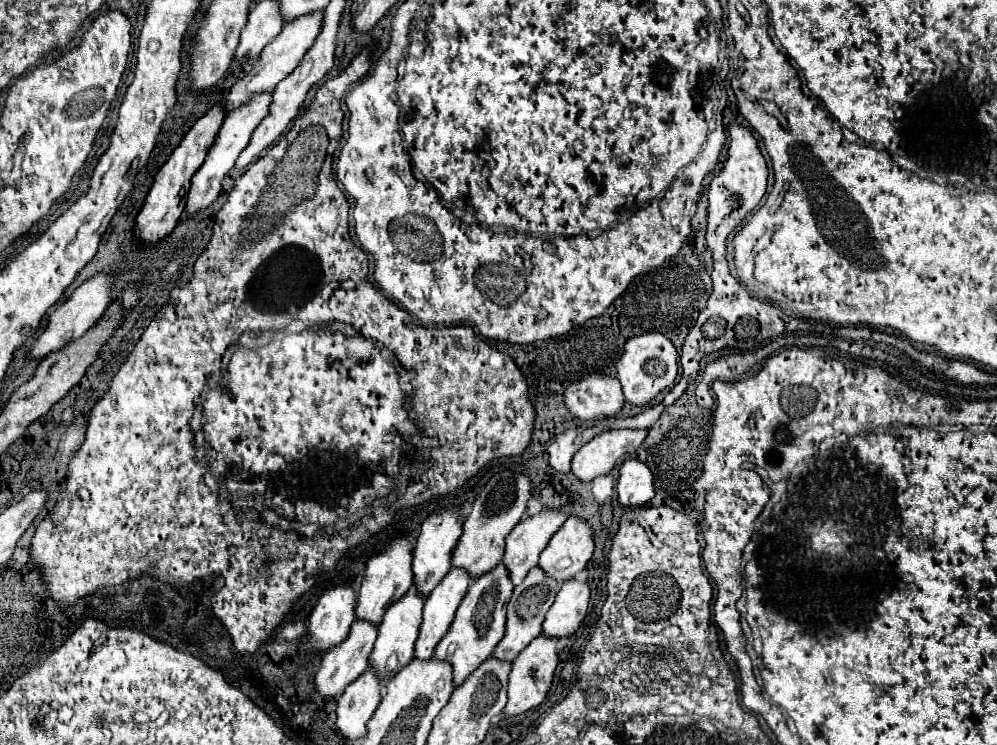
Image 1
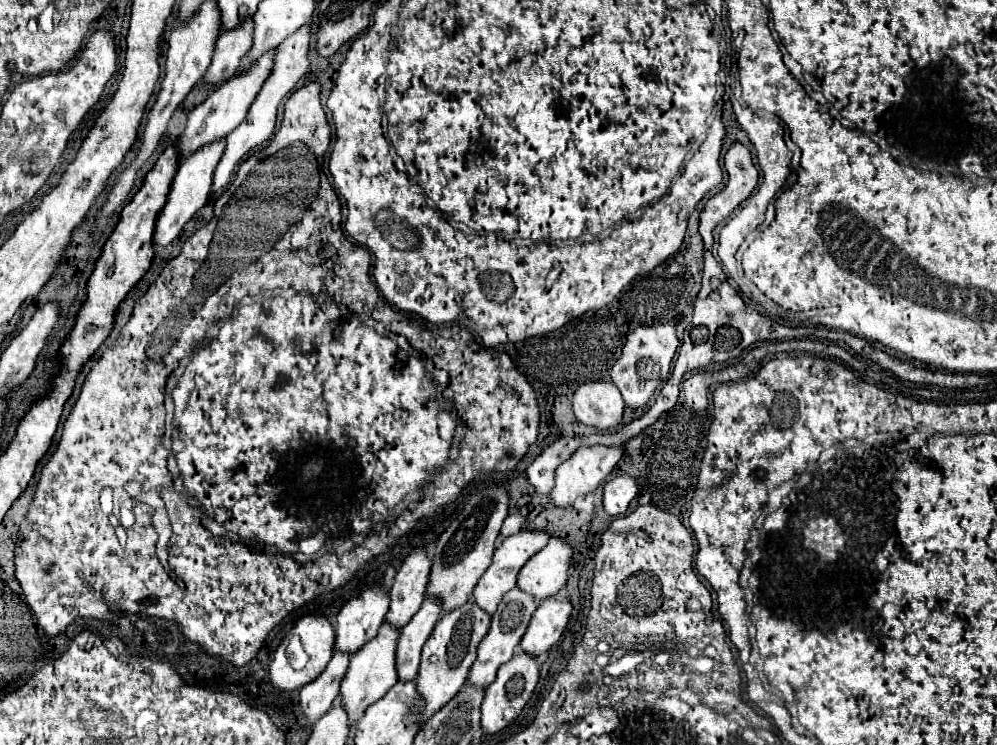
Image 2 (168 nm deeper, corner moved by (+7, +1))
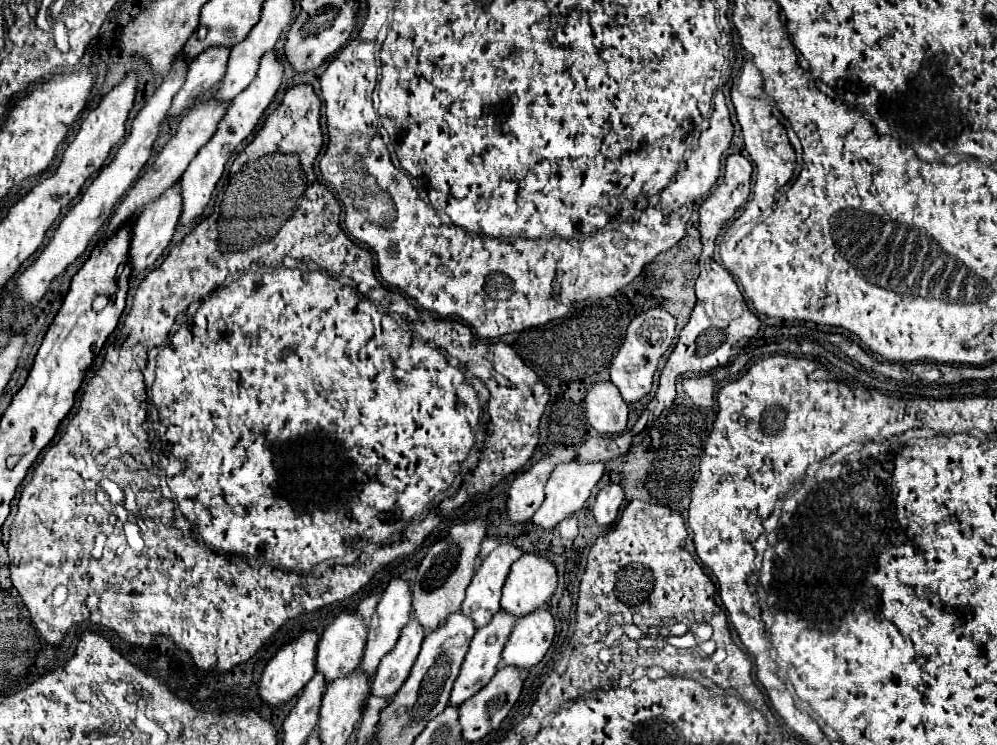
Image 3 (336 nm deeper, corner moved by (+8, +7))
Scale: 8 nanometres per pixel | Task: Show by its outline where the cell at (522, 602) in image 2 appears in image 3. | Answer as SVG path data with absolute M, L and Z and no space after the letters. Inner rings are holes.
M497 612L487 626L483 626L481 630L475 632L475 636L473 636L473 640L469 644L469 652L465 654L465 660L461 664L461 672L459 672L459 676L457 676L455 684L453 684L449 706L463 704L467 698L471 698L477 690L481 690L493 678L493 674L497 672L497 664L501 660L501 648L505 646L505 640L509 638L509 632L513 630L513 624L515 624L515 620L509 614Z

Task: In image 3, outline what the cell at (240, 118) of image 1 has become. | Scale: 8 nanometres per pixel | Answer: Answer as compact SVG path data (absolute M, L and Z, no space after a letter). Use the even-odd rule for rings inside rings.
M179 184L169 188L169 192L165 192L165 196L161 196L161 200L145 206L145 212L141 212L141 216L133 224L133 236L131 236L131 244L129 244L131 278L135 278L137 274L151 268L155 264L155 260L163 254L163 250L169 246L169 242L173 238L179 214L181 214L181 188L179 188Z

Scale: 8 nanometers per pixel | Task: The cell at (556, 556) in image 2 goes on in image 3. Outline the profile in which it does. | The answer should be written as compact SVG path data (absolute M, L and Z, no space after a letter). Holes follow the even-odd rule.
M523 554L513 566L511 572L505 580L503 586L503 598L501 598L501 610L505 610L505 614L513 616L515 620L535 612L537 608L545 606L547 600L553 596L557 588L557 570L553 566L553 562L549 562L543 556L535 556L535 554Z

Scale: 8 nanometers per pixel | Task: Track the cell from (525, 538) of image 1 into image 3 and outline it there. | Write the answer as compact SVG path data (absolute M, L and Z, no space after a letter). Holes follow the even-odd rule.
M501 544L497 546L479 566L471 584L467 586L467 596L461 604L461 614L473 620L475 628L483 628L499 612L501 588L511 570L511 564L523 552L517 546Z

